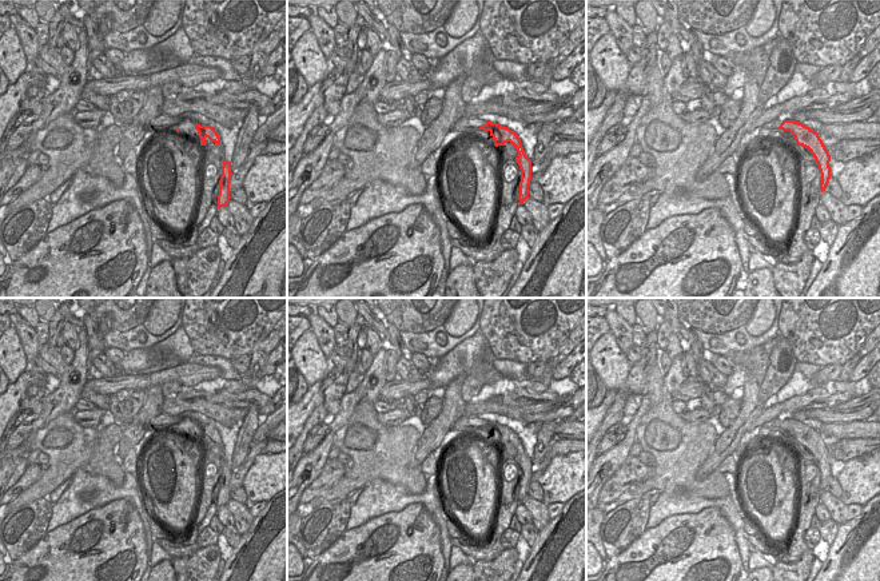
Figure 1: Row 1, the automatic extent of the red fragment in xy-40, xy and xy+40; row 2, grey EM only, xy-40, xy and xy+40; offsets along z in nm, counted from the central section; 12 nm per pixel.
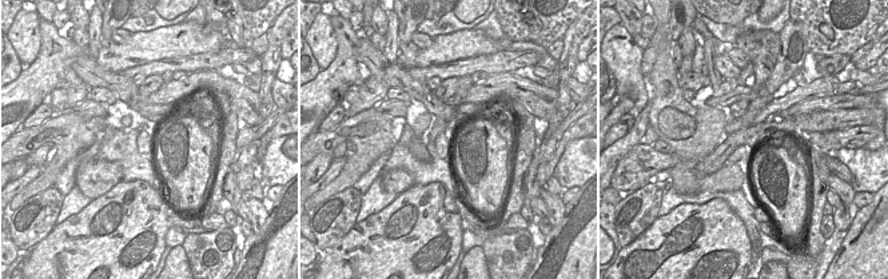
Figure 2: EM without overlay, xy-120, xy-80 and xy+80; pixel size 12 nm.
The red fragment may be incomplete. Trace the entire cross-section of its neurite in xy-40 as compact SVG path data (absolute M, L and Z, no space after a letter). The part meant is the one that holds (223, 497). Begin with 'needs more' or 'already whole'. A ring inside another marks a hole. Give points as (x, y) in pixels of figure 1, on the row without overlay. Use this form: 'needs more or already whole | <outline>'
already whole | M226 457L222 465L222 475L219 479L219 494L218 494L218 508L226 506L230 501L230 479L231 479L231 461L227 461Z

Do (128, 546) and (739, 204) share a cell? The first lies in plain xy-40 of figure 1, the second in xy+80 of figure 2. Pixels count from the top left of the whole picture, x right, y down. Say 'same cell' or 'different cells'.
different cells

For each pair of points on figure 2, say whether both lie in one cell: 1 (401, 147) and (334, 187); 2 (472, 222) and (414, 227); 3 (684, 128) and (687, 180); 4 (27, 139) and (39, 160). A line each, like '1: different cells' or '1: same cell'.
1: different cells
2: different cells
3: same cell
4: different cells

